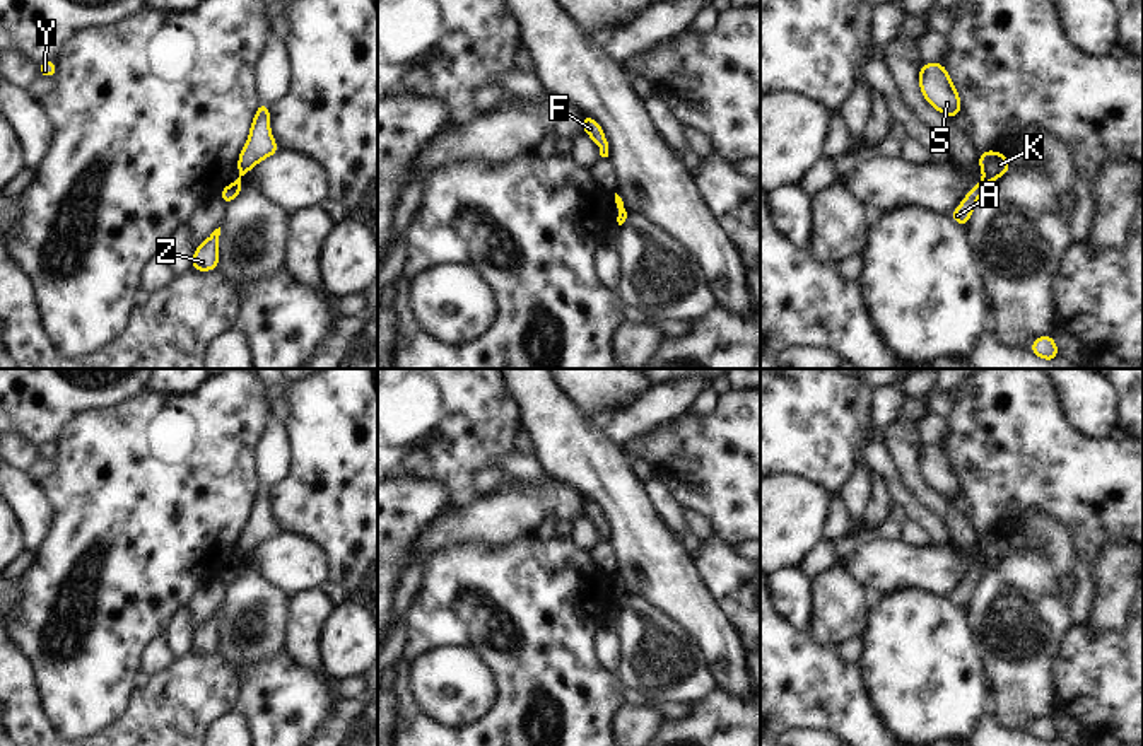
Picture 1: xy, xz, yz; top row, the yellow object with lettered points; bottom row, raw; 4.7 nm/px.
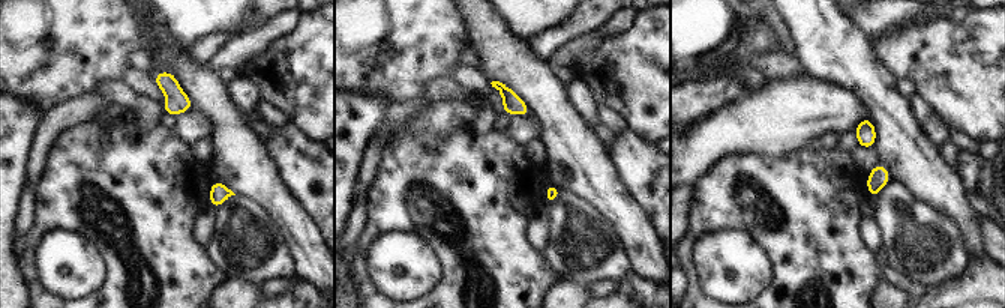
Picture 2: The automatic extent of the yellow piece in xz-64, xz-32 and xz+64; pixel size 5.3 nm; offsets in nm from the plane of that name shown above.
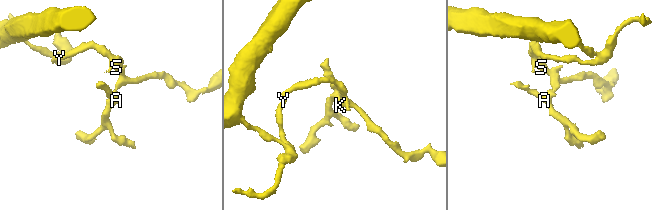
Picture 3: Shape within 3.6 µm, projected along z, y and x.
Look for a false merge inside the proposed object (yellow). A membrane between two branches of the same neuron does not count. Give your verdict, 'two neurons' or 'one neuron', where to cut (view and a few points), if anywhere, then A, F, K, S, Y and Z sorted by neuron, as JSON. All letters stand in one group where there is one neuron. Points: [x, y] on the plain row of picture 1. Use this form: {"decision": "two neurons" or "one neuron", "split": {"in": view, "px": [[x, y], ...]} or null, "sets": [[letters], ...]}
{"decision": "two neurons", "split": {"in": "xy", "px": [[238, 560], [241, 564]]}, "sets": [["A", "F", "Z"], ["K", "S", "Y"]]}

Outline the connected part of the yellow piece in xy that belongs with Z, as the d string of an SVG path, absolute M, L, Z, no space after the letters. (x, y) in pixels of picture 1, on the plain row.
M220 609L215 611L200 628L196 628L191 640L191 650L195 654L219 652L219 632L217 632L219 618Z

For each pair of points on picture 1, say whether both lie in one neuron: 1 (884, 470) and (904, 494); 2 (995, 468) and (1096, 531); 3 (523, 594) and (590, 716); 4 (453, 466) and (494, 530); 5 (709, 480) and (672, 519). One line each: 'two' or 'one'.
1: one
2: one
3: one
4: two
5: two

